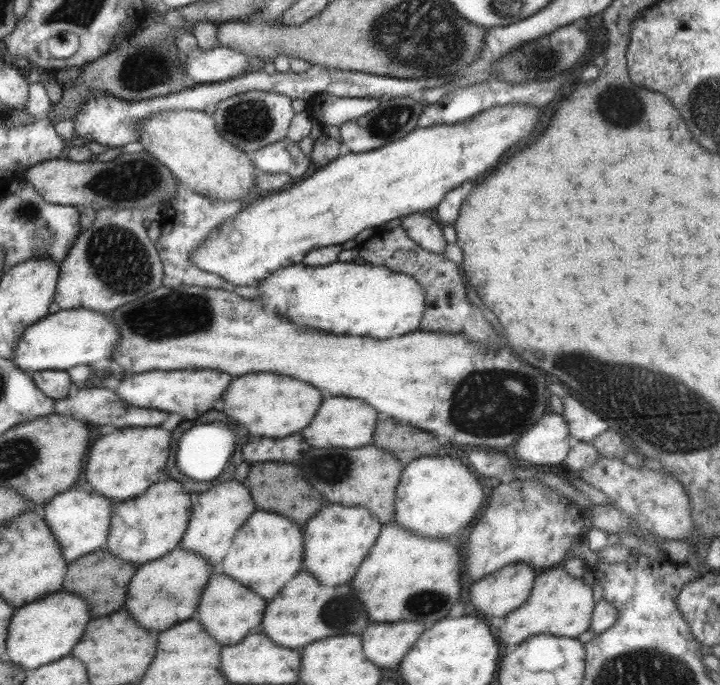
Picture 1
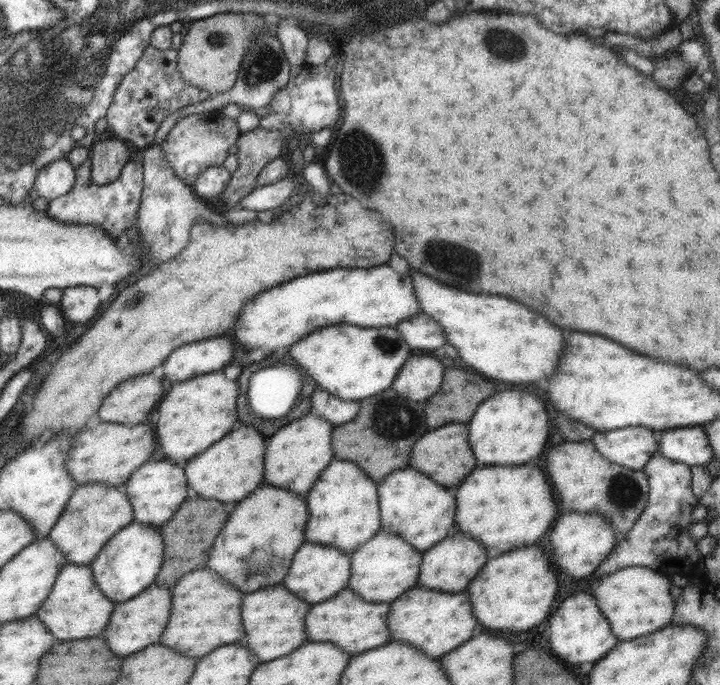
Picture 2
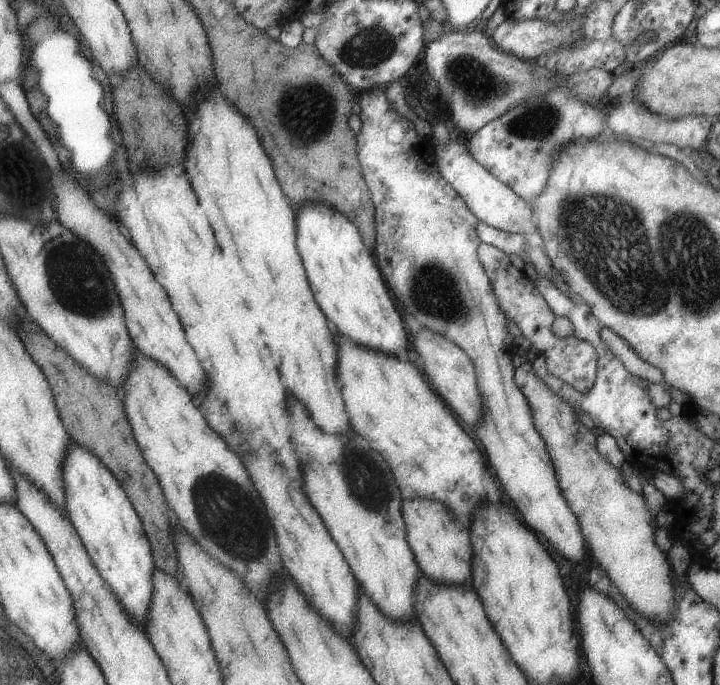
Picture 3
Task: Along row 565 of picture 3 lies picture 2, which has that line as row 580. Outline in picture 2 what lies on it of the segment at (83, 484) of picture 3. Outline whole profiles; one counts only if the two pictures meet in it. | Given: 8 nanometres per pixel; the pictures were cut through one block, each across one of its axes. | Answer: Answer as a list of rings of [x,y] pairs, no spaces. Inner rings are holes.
[[[135,520],[119,530],[88,564],[99,592],[113,603],[120,603],[137,596],[155,580],[163,562],[163,538],[160,528],[139,524]]]

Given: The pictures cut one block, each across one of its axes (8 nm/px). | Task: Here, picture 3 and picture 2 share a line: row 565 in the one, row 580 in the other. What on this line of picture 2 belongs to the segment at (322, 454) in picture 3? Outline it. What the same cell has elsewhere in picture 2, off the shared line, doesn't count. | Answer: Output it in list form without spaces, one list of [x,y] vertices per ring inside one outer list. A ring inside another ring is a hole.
[[[380,529],[365,544],[349,554],[349,580],[347,588],[365,602],[391,602],[406,590],[418,584],[419,563],[423,551],[407,544],[401,536]]]

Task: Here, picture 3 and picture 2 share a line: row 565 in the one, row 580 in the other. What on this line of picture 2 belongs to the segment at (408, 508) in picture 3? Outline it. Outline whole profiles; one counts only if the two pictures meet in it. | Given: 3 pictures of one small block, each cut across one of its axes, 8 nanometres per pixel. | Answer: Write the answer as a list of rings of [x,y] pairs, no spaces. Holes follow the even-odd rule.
[[[454,529],[437,544],[431,546],[421,555],[419,563],[418,584],[423,588],[441,590],[441,592],[463,592],[469,581],[479,572],[487,560],[486,548],[473,540],[471,536],[462,534]]]

